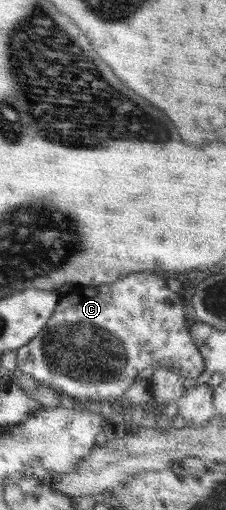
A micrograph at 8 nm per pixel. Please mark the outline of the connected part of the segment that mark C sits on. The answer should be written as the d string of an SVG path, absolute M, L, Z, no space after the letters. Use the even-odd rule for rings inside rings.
M139 271L131 273L117 281L115 283L109 283L106 285L99 285L94 287L93 285L86 285L82 287L75 288L70 291L65 296L62 296L60 301L57 303L57 308L55 312L51 315L49 322L45 324L43 330L32 338L25 346L17 350L17 370L24 372L25 375L33 376L34 380L38 382L43 382L43 385L47 385L47 382L53 386L53 391L63 394L67 392L67 386L63 390L63 386L59 386L57 382L63 384L63 378L67 380L77 380L81 382L81 398L93 398L93 402L97 405L101 402L107 402L107 398L119 398L119 396L124 395L124 393L133 385L136 381L136 377L143 370L154 367L154 371L159 369L171 369L185 378L197 379L204 370L204 359L201 357L199 350L196 348L196 344L191 340L191 333L187 327L186 315L183 313L183 298L179 296L179 293L169 289L166 283L166 276L159 276L159 273L149 271Z

